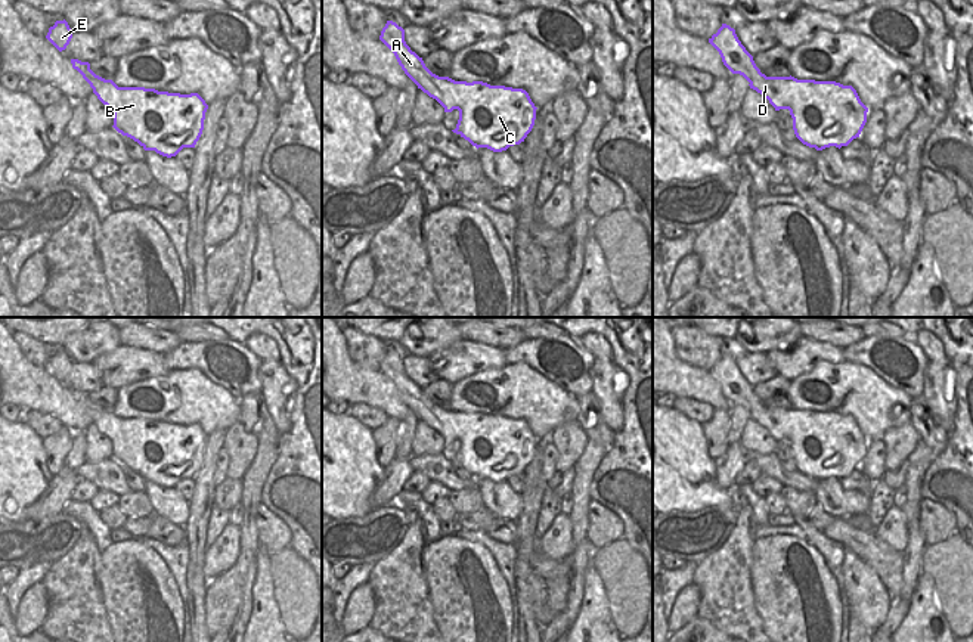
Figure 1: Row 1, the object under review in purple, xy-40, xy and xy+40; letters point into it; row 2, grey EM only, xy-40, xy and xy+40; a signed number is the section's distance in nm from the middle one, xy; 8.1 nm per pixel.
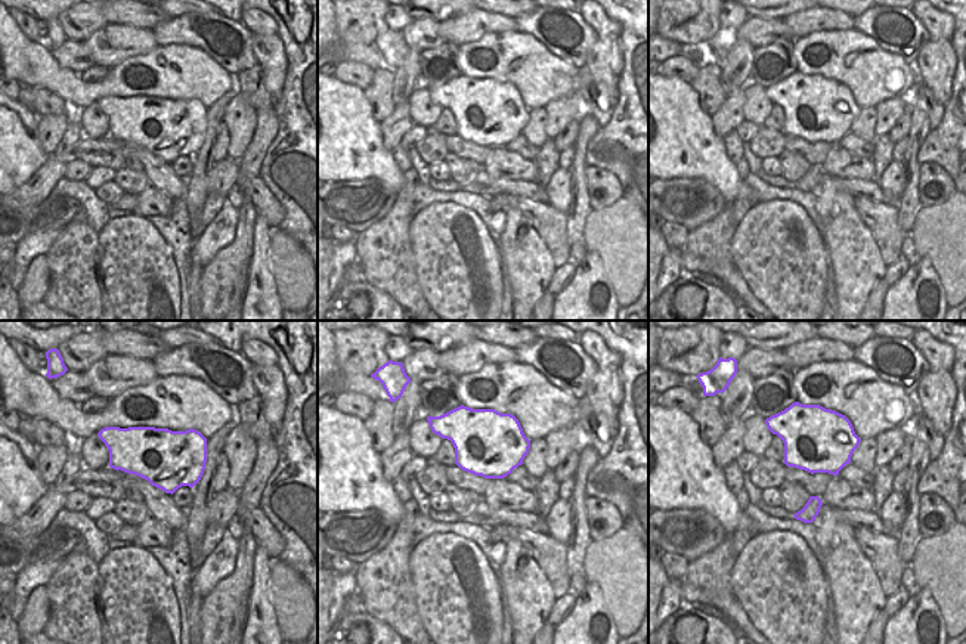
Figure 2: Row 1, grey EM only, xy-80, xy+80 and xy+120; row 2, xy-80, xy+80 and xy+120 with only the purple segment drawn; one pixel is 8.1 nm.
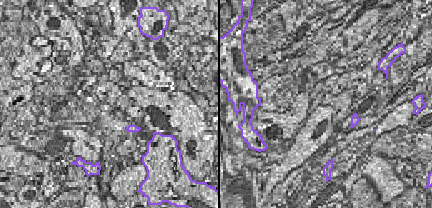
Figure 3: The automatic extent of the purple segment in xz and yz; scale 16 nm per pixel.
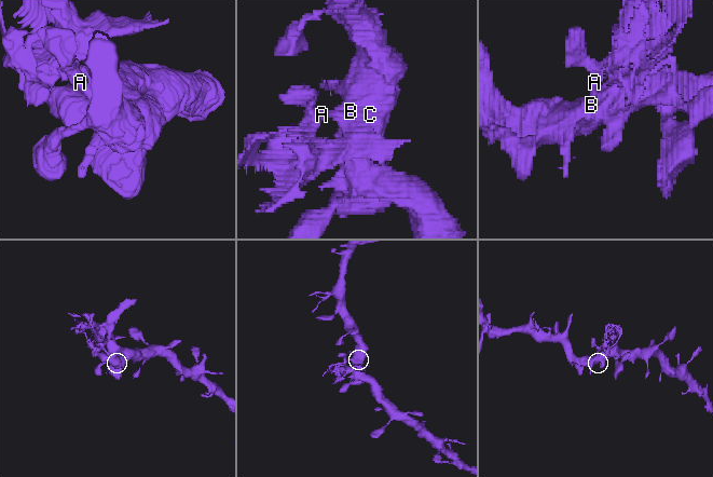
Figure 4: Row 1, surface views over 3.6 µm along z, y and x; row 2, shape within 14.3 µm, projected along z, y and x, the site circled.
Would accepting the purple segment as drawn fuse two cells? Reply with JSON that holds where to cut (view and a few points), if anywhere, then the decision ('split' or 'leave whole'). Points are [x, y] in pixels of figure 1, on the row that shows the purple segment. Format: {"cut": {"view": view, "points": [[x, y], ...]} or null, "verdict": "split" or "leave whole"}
{"cut": {"view": "xy", "points": [[433, 74], [425, 77], [418, 86]]}, "verdict": "split"}

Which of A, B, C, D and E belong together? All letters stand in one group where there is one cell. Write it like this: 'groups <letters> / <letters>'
groups A E / B C D

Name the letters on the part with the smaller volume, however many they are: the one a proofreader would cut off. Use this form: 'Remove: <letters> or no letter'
Remove: A, E

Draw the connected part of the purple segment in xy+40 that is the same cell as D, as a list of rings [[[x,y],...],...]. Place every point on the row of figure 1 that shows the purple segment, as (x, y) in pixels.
[[[765,74],[749,86],[775,111],[788,109],[796,137],[816,151],[847,146],[859,137],[867,122],[868,108],[852,86]]]

